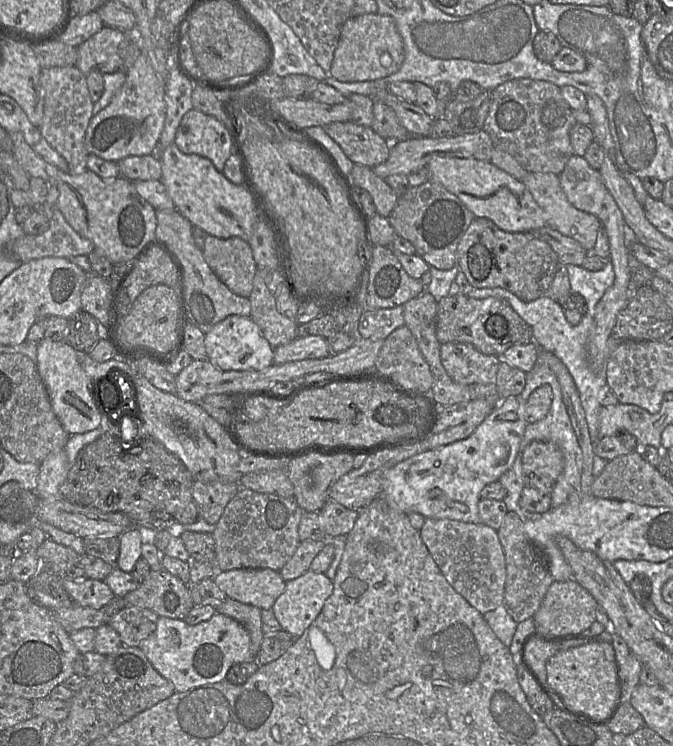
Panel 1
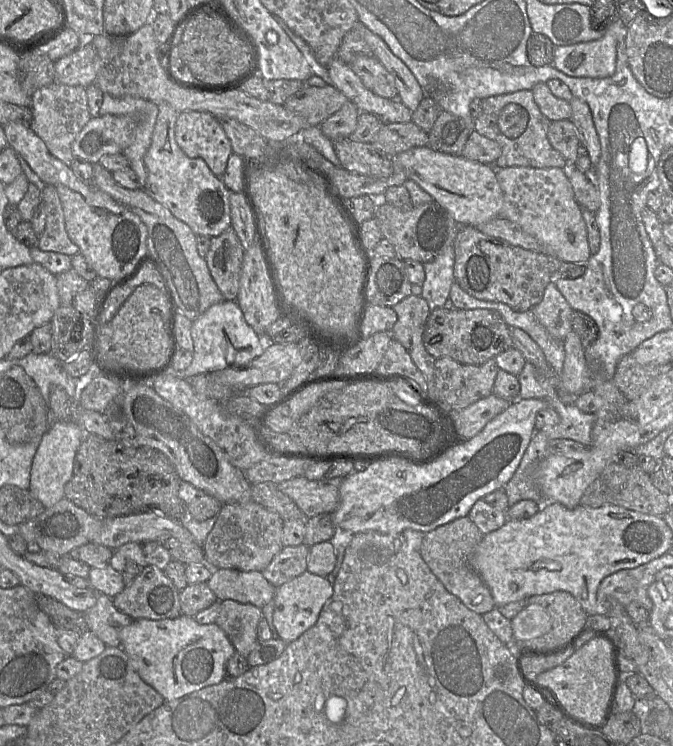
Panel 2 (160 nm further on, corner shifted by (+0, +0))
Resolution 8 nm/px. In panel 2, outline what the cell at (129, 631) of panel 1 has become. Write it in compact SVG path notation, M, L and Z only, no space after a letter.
M98 594L96 604L84 613L86 630L91 631L106 646L119 647L120 632L133 619L118 610L112 598L104 594Z

